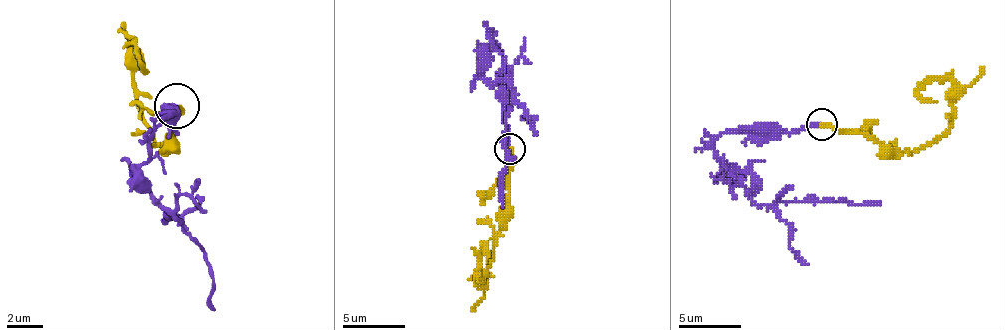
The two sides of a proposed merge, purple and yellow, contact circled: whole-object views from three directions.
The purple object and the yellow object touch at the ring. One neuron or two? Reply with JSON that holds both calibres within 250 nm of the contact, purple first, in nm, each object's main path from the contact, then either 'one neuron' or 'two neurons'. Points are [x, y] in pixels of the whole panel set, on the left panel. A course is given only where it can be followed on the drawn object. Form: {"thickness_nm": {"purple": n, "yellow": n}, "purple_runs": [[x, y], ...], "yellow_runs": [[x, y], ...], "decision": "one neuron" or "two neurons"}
{"thickness_nm": {"purple": 160, "yellow": 200}, "purple_runs": [[176, 104], [171, 118], [167, 113], [135, 172], [135, 177], [180, 222], [167, 218]], "yellow_runs": [[176, 104], [176, 122], [171, 136], [157, 145], [135, 100], [130, 41], [135, 59], [144, 73]], "decision": "one neuron"}

